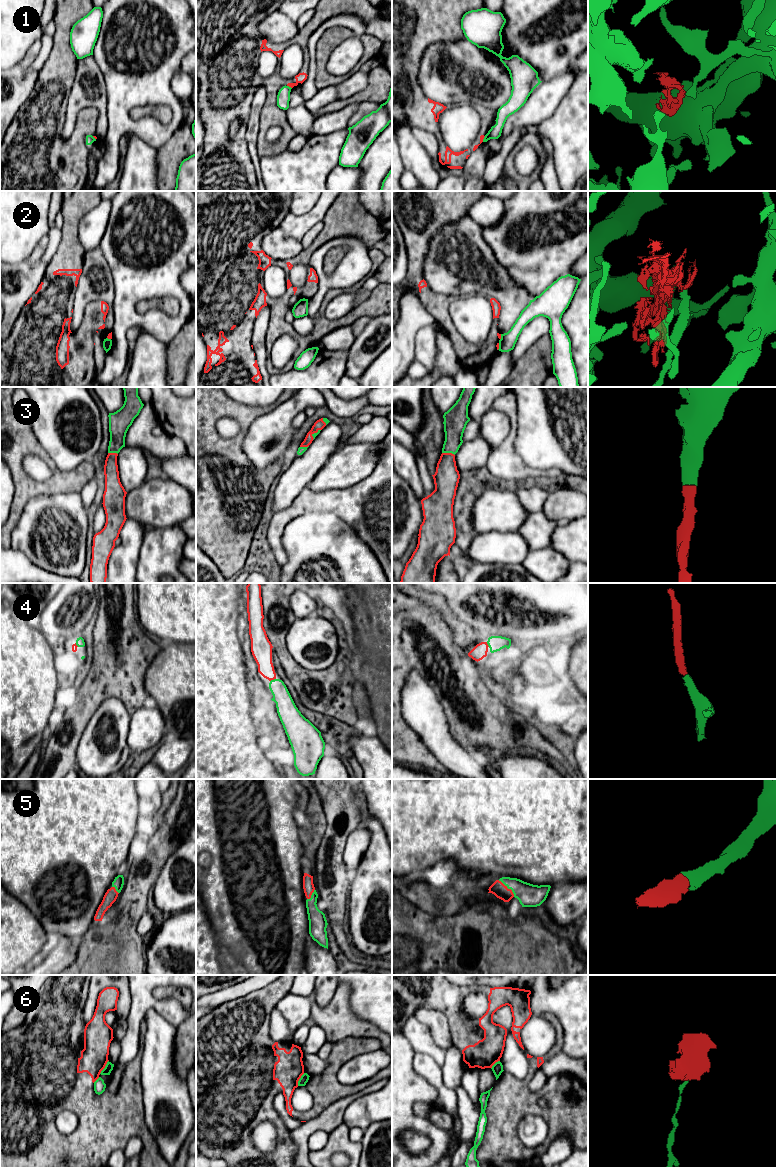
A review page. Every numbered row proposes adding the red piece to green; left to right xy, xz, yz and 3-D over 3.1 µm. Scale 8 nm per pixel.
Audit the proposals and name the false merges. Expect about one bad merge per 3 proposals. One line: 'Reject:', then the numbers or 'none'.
Reject: 1, 2, 6

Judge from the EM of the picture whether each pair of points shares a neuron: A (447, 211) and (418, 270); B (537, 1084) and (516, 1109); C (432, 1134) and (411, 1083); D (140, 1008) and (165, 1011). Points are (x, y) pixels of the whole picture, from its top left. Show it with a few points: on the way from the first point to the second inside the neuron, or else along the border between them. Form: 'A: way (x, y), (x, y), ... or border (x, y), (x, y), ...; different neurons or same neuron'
A: way (432, 224), (418, 238), (418, 255); same neuron
B: border (551, 1077), (539, 1089), (535, 1091), (528, 1089); different neurons
C: way (418, 1124), (408, 1114), (408, 1097); same neuron
D: way (146, 1005), (159, 1005); same neuron

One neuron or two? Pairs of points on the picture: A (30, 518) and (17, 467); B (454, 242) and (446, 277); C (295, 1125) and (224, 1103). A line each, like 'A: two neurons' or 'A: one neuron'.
A: two neurons
B: one neuron
C: two neurons

